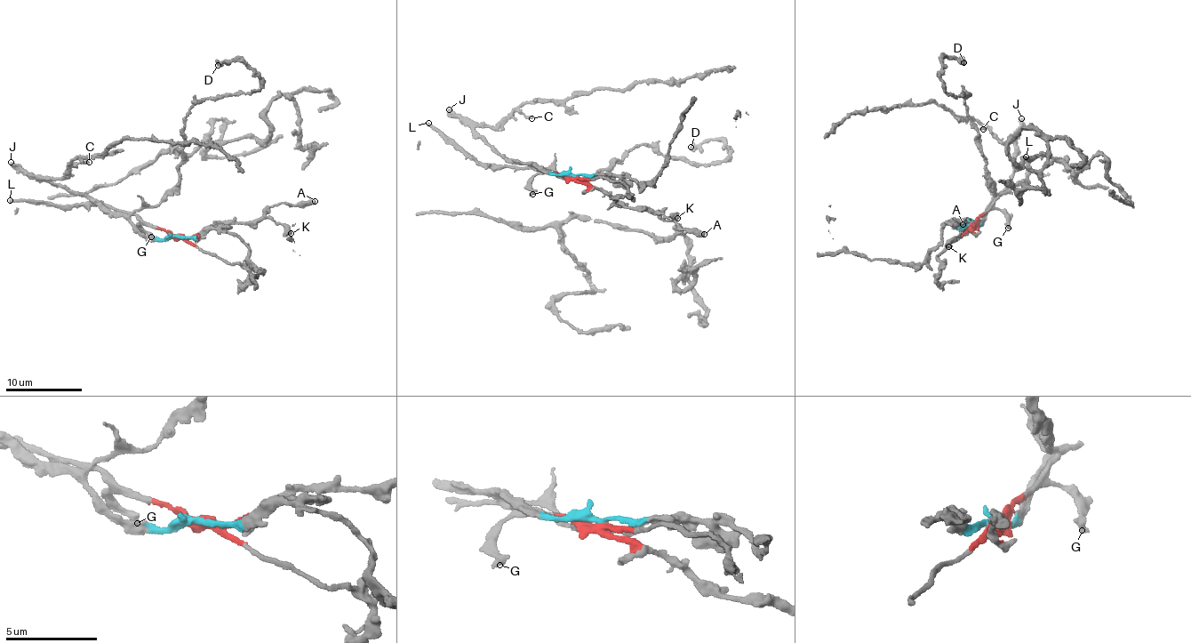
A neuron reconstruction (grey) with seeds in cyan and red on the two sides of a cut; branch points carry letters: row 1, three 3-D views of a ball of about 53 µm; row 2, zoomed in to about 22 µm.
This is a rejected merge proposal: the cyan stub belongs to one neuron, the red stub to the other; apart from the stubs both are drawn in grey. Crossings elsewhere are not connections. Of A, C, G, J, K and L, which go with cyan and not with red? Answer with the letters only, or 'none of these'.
C, J

